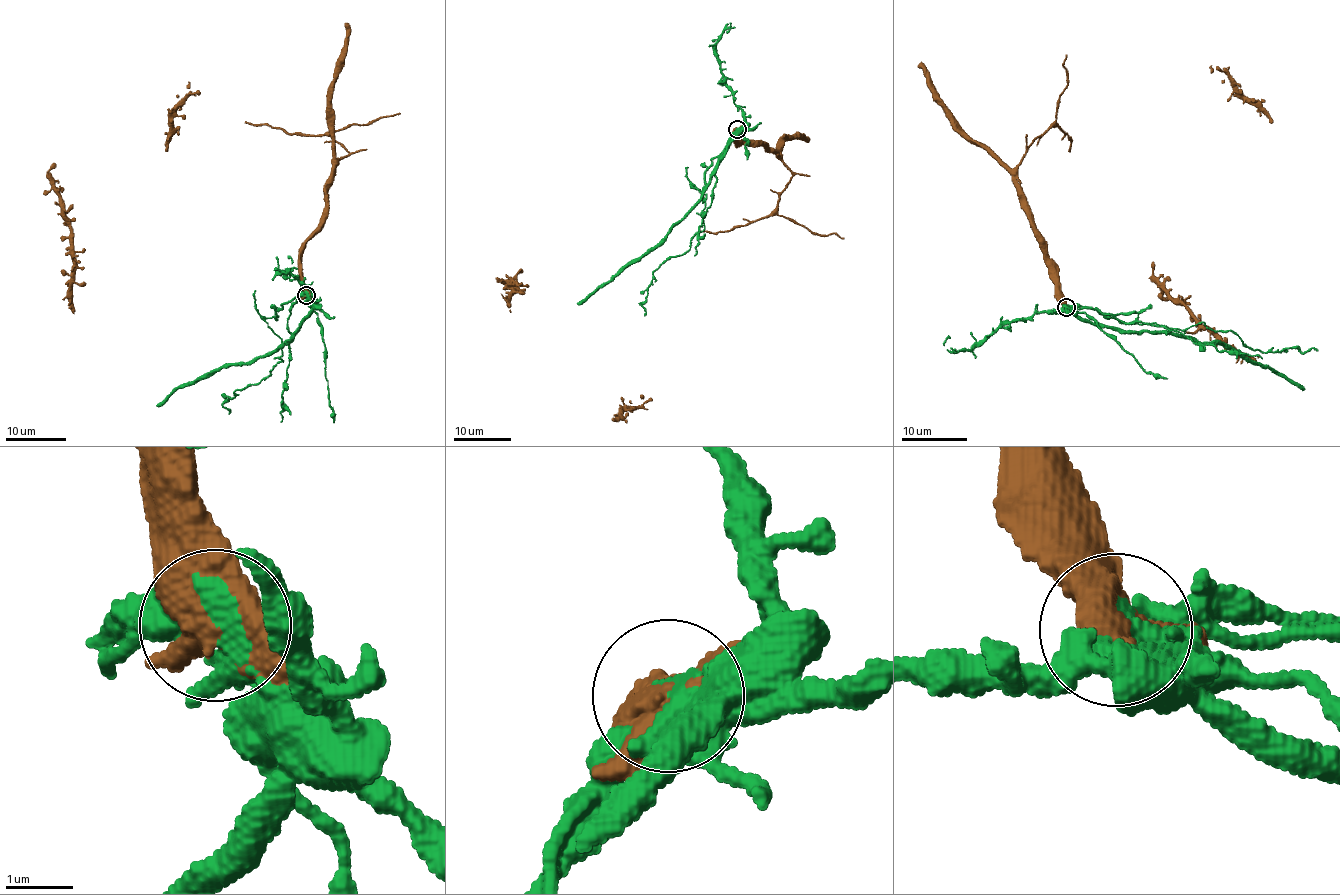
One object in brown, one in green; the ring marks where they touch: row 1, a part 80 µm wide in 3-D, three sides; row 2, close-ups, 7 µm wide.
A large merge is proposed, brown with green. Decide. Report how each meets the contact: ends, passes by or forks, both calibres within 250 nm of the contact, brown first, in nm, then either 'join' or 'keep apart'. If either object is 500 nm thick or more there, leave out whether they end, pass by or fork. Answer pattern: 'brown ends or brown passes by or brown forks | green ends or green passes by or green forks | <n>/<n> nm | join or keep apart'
brown passes by | green passes by | 400/480 nm | keep apart

